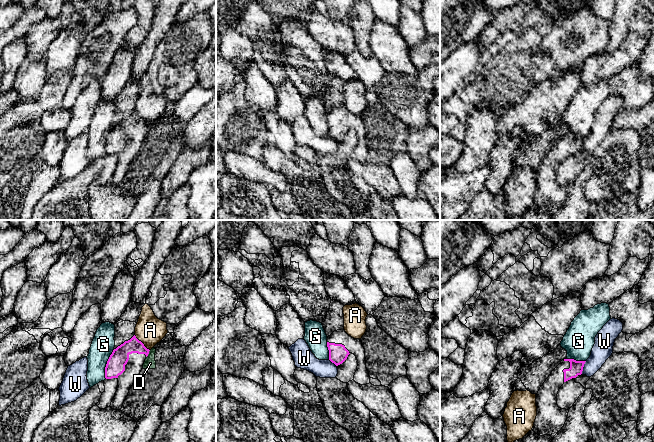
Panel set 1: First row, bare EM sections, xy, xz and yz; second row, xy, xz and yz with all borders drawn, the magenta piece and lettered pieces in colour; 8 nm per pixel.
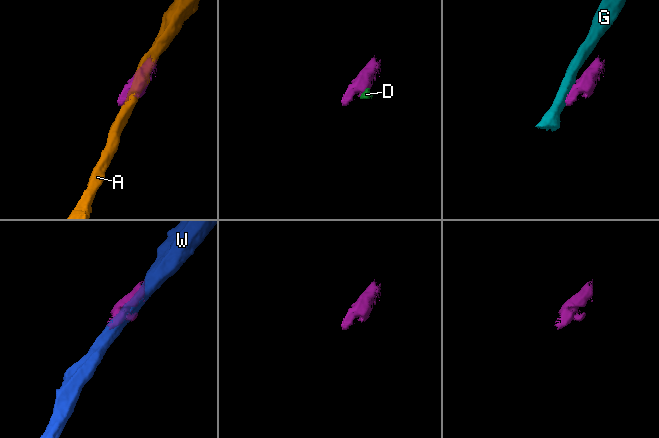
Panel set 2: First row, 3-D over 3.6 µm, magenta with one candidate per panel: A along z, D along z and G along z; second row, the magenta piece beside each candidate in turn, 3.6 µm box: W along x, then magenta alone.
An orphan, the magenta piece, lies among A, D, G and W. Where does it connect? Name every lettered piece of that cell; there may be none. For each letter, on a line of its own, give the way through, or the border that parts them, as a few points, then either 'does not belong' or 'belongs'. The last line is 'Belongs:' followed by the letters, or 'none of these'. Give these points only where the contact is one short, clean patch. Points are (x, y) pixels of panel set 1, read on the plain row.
A: does not belong
D: border xy (150, 126), (146, 133); does not belong
G: border xy (114, 125), (105, 143), (105, 154); does not belong
W: does not belong
Belongs: none of these

